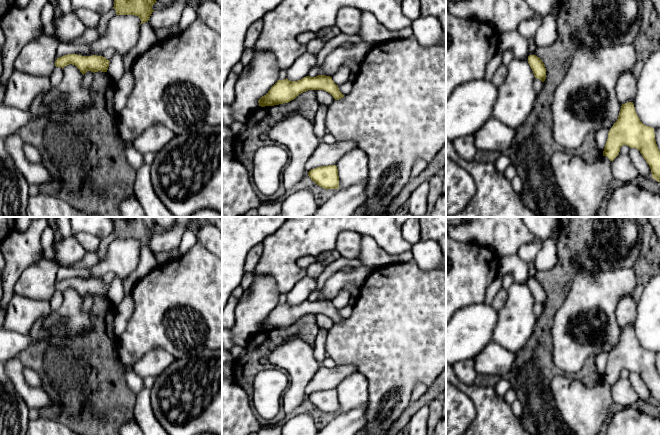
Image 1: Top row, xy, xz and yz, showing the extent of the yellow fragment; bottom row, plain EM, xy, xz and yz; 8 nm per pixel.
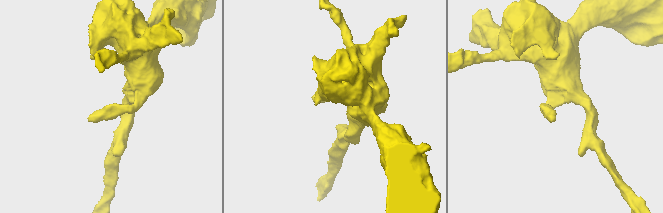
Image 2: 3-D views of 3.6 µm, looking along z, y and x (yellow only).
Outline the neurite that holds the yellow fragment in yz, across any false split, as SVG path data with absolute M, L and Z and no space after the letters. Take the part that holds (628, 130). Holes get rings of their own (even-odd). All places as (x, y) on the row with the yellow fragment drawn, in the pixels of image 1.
M633 102L622 104L618 119L609 130L603 156L613 161L623 145L638 149L651 169L652 178L660 182L660 151L654 128L640 121Z

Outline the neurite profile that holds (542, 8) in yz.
M525 0L527 5L540 17L549 15L555 7L561 11L561 0Z

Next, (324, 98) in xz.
M316 90L315 94L319 105L329 106L335 100L330 93L324 90Z

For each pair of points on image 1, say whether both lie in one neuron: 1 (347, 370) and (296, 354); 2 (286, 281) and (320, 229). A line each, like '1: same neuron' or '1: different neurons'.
1: different neurons
2: same neuron

